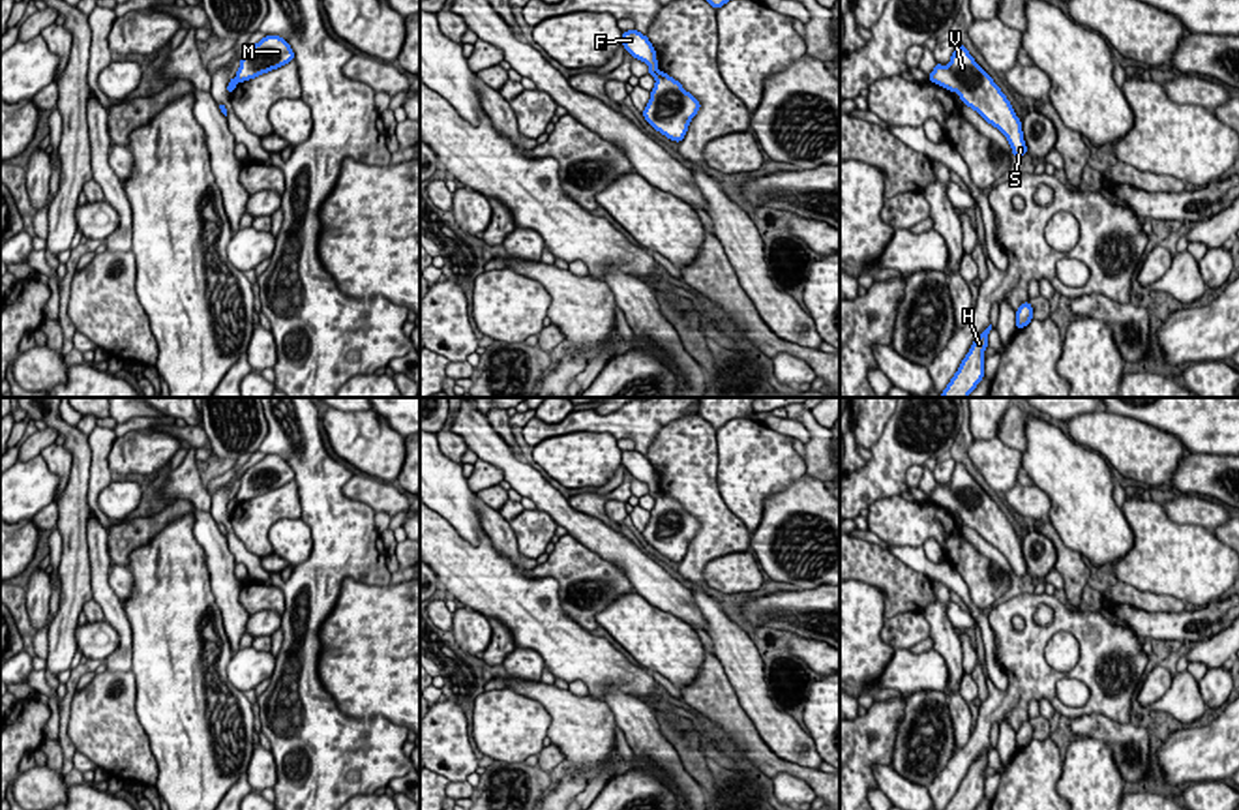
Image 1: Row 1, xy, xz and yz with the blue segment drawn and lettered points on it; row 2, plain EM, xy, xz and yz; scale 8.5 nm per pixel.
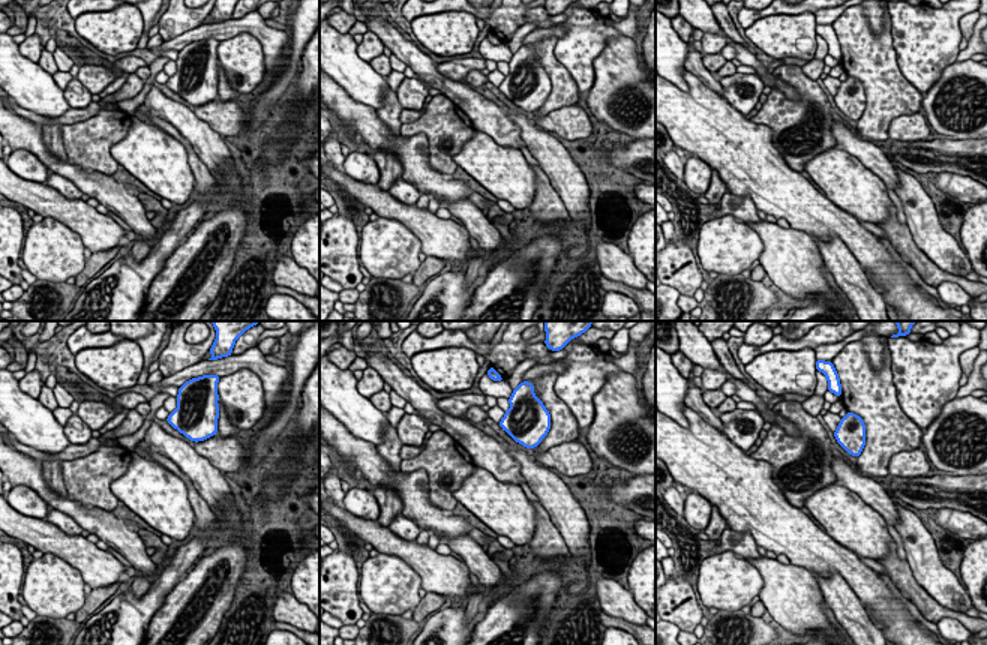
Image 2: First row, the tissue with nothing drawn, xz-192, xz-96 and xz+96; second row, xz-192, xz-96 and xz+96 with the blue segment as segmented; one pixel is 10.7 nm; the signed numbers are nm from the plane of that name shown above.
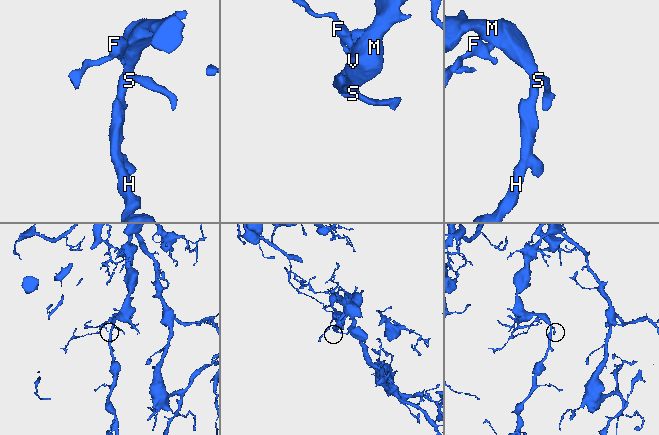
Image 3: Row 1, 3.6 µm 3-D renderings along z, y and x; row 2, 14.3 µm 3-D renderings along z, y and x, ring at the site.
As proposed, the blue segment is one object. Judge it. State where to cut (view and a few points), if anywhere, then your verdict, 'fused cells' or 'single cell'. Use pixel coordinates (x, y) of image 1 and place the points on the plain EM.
xz (658, 490), (655, 497) | fused cells

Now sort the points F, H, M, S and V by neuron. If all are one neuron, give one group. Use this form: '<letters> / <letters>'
F / H M S V

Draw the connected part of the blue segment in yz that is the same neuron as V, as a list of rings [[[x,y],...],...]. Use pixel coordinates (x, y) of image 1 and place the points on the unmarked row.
[[[962,463],[954,465],[954,472],[947,486],[935,482],[928,499],[950,512],[956,512],[967,527],[997,548],[1007,557],[1012,576],[1022,578],[1027,574],[1022,540],[1016,536],[1001,508],[975,482]]]

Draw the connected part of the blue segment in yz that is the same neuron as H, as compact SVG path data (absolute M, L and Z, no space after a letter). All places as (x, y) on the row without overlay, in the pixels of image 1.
M992 744L973 761L969 772L962 780L958 791L950 799L945 810L975 810L984 799L984 771L988 769L988 754Z

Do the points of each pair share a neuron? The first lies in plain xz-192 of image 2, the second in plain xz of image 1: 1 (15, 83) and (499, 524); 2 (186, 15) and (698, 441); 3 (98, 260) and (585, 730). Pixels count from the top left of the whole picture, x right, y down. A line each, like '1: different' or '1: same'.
1: different
2: different
3: different

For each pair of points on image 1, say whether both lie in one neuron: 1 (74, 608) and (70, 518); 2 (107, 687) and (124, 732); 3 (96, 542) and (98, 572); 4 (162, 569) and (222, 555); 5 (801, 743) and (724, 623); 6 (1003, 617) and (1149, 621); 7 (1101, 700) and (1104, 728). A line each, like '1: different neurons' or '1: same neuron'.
1: same neuron
2: same neuron
3: same neuron
4: different neurons
5: same neuron
6: different neurons
7: different neurons

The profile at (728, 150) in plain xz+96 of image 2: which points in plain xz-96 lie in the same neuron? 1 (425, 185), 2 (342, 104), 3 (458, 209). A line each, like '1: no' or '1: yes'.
1: yes
2: yes
3: no

